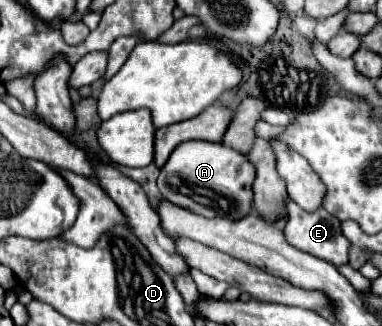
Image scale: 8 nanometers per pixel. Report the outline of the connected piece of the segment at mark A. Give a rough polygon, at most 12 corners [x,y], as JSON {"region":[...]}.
{"region":[[183,142],[157,186],[201,216],[253,210],[255,168],[215,142]]}

